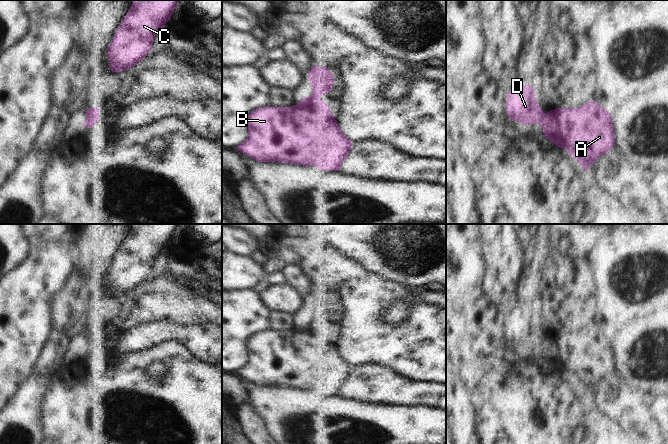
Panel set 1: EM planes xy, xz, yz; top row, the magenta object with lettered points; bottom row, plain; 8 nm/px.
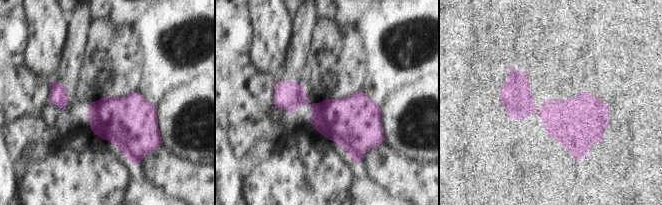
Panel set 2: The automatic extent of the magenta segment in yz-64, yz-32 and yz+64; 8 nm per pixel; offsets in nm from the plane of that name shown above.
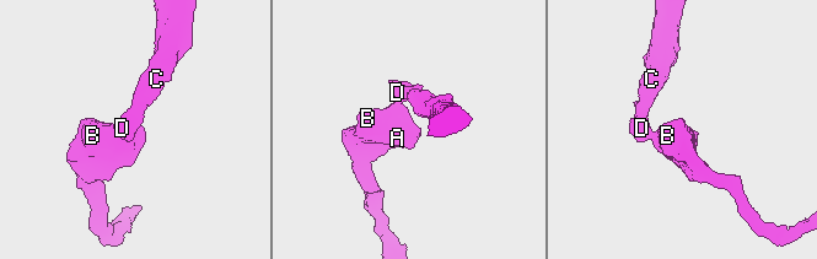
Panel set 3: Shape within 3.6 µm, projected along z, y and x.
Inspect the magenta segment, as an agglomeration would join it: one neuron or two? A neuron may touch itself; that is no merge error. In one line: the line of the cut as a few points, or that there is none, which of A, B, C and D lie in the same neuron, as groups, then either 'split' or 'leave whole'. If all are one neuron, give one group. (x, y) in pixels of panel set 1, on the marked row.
cut yz (544, 113), (539, 122); groups A B / C D; split

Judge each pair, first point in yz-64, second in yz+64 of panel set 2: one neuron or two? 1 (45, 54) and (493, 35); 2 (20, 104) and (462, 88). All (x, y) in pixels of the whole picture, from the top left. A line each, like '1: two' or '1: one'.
1: one
2: two

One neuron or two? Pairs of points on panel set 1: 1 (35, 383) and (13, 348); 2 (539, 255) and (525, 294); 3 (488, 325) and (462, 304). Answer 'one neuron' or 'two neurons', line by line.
1: two neurons
2: one neuron
3: two neurons

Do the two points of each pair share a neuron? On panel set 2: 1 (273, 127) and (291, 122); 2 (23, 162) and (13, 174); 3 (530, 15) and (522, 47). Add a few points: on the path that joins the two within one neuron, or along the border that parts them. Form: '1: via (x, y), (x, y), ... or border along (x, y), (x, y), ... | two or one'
1: via (277, 127), (287, 126) | one
2: border along (14, 145), (17, 167), (21, 171) | two
3: via (528, 23), (525, 39) | one

